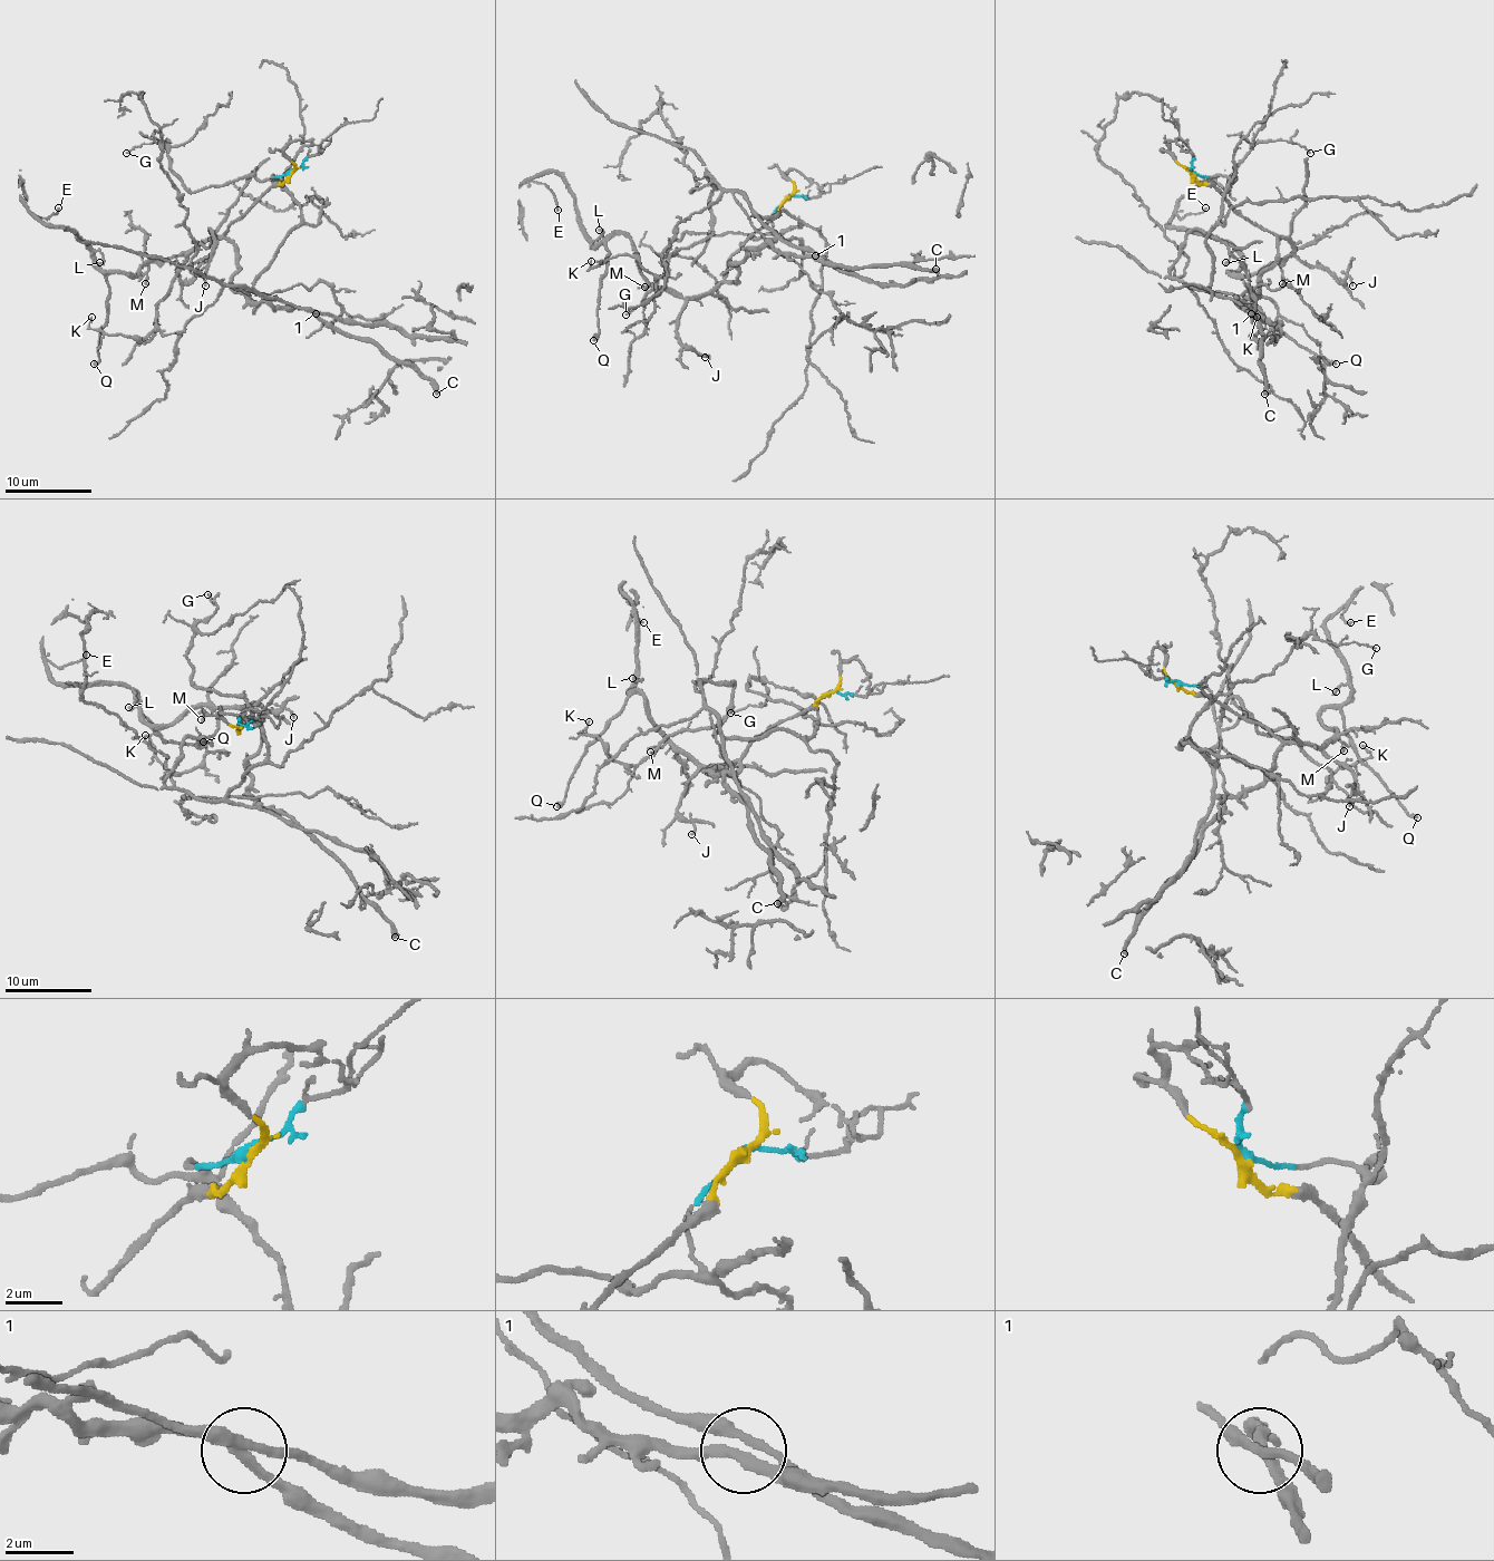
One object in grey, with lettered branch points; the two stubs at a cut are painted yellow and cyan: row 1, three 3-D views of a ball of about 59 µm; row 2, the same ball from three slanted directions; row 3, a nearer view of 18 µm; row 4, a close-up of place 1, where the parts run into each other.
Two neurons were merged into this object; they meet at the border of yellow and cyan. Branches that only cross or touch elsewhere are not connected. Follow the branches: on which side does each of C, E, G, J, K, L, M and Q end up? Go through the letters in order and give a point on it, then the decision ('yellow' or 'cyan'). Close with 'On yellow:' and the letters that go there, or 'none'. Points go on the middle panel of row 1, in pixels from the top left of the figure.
C: at (935, 269); yellow
E: at (558, 210); yellow
G: at (626, 314); cyan
J: at (705, 357); yellow
K: at (591, 261); cyan
L: at (599, 230); yellow
M: at (644, 287); yellow
Q: at (593, 340); yellow
On yellow: C, E, J, L, M, Q

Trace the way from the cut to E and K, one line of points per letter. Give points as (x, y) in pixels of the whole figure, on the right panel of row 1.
E: (1193, 173), (1292, 251), (1264, 270), (1230, 272), (1240, 267), (1232, 246), (1166, 224), (1175, 214), (1205, 207)
K: (1193, 173), (1230, 181), (1212, 279), (1171, 274), (1194, 229), (1216, 235), (1276, 306), (1262, 338), (1255, 317)

